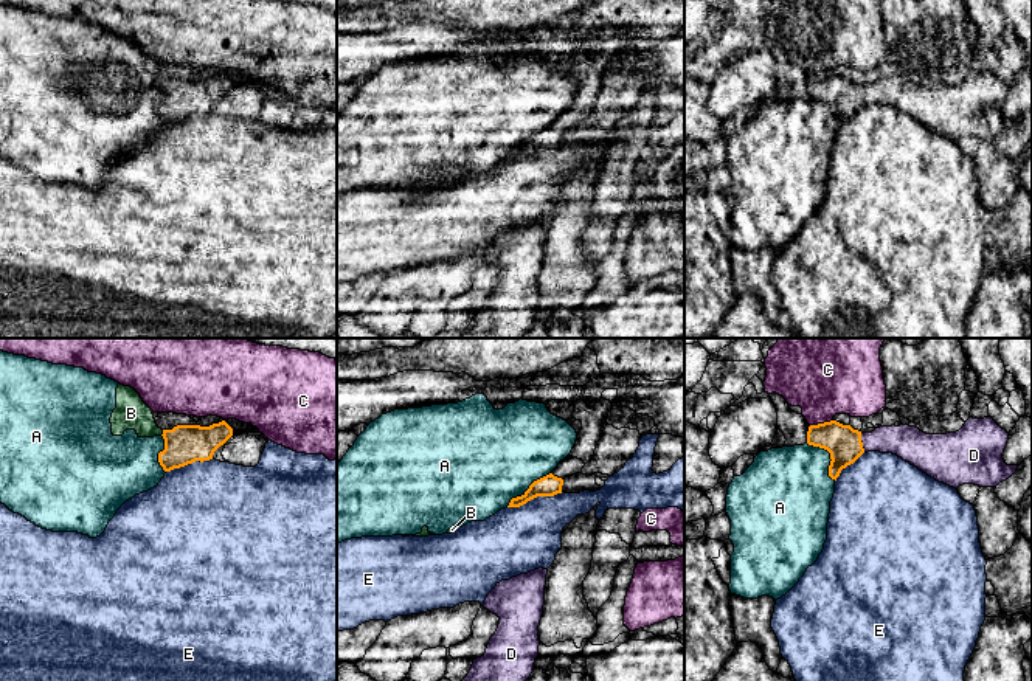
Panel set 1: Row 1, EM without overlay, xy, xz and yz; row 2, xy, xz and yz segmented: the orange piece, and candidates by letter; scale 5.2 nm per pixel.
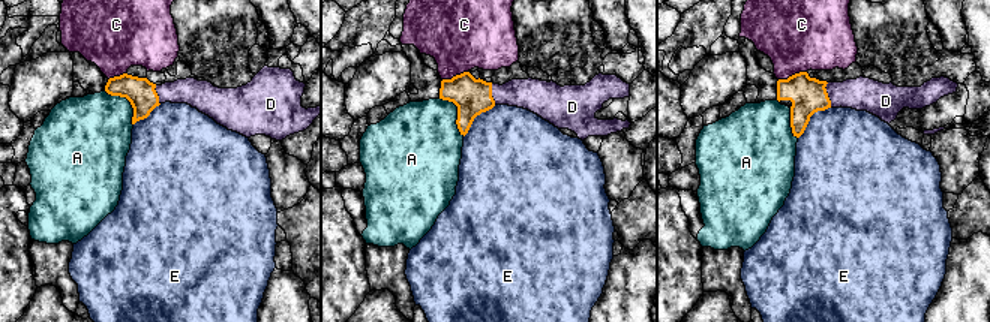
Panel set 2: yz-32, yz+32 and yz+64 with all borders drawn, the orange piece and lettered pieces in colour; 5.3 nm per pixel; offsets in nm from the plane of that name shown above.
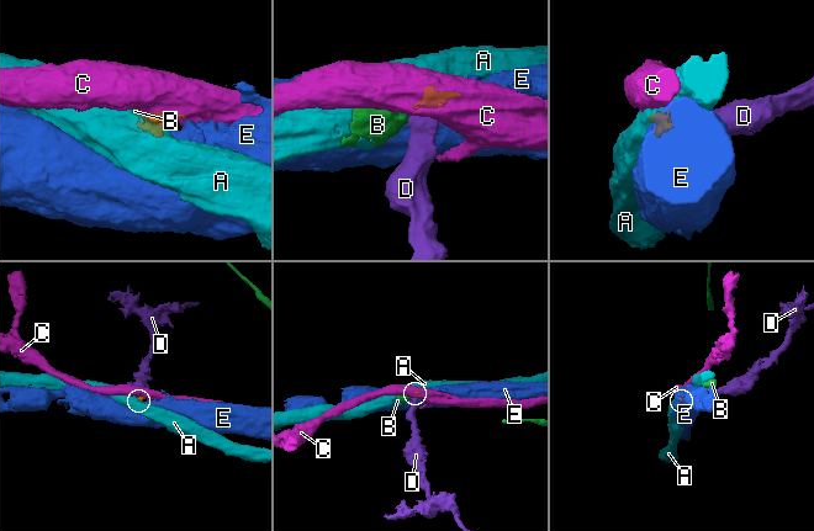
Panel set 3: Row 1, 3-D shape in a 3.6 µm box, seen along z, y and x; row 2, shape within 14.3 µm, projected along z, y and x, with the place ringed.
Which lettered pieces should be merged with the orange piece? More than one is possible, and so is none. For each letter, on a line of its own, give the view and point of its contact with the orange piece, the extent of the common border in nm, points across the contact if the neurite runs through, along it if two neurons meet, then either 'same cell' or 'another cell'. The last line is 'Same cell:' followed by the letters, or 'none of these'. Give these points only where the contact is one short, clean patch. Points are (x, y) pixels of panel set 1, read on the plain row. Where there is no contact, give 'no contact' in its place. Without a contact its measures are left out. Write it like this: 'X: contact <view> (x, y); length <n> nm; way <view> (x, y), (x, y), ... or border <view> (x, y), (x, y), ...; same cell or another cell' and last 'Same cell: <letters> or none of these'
A: contact xz (529, 140); length 300 nm; border xz (551, 124), (537, 131), (506, 159); another cell
B: contact xy (163, 86); length 40 nm; border xy (163, 82), (160, 87); another cell
C: contact yz (820, 76); length 120 nm; border yz (831, 72), (810, 78); another cell
D: contact yz (862, 95); length 110 nm; way yz (843, 95), (862, 95), (908, 95); same cell
E: contact xz (534, 149); length 300 nm; border xz (562, 145), (539, 148), (519, 159), (508, 160); another cell
Same cell: D

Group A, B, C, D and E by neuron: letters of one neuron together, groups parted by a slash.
A B / C / D / E

